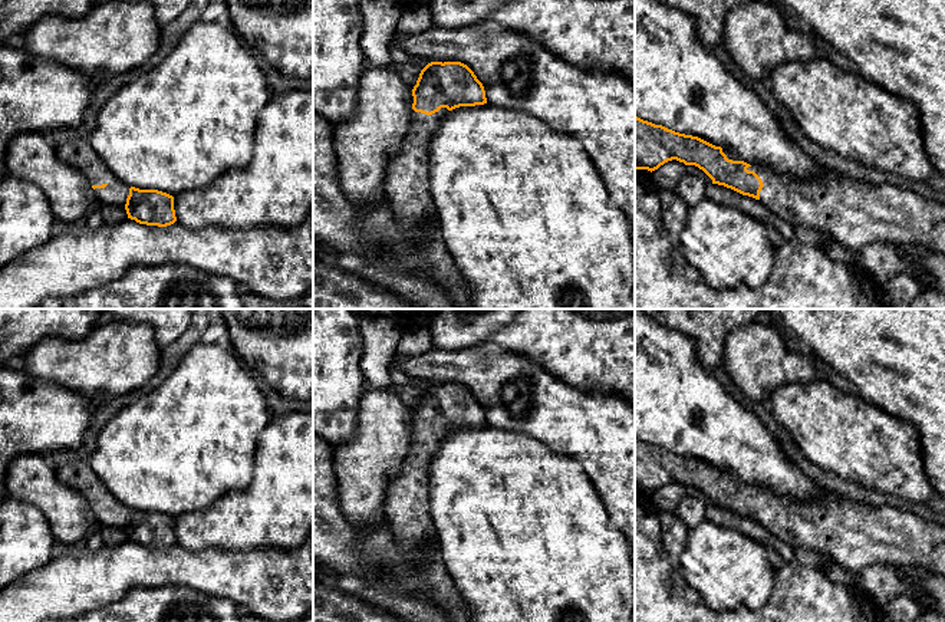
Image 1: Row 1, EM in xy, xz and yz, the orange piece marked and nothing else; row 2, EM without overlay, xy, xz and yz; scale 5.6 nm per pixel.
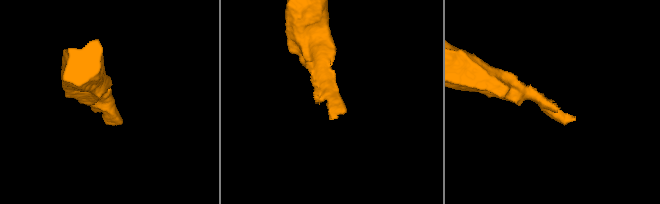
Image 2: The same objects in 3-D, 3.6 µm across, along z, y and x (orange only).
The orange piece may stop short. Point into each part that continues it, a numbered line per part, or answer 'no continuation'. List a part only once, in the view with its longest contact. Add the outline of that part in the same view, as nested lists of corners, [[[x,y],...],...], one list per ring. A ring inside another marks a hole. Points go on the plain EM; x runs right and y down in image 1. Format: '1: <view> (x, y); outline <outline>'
1: yz (855, 535); outline [[[767,487],[747,490],[763,503],[760,524],[793,549],[829,556],[849,575],[856,576],[872,565],[893,567],[916,566],[945,577],[945,526],[889,504],[872,506],[855,501],[826,488],[823,498],[794,501],[778,497]]]

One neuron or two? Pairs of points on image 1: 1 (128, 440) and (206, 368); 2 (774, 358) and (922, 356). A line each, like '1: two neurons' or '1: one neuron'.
1: one neuron
2: two neurons

